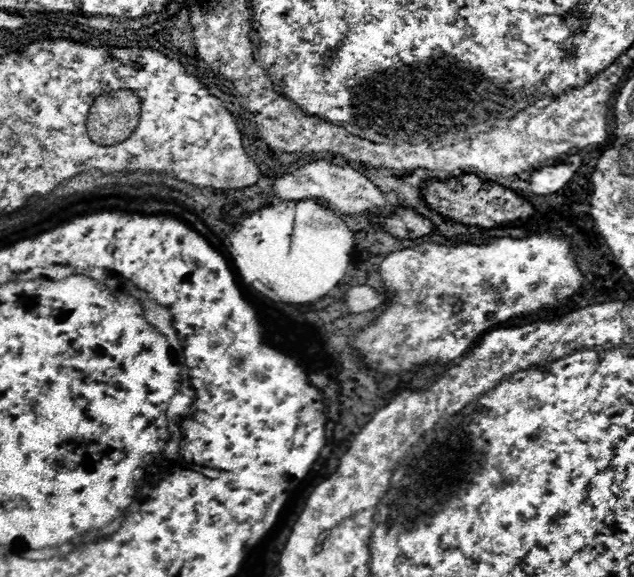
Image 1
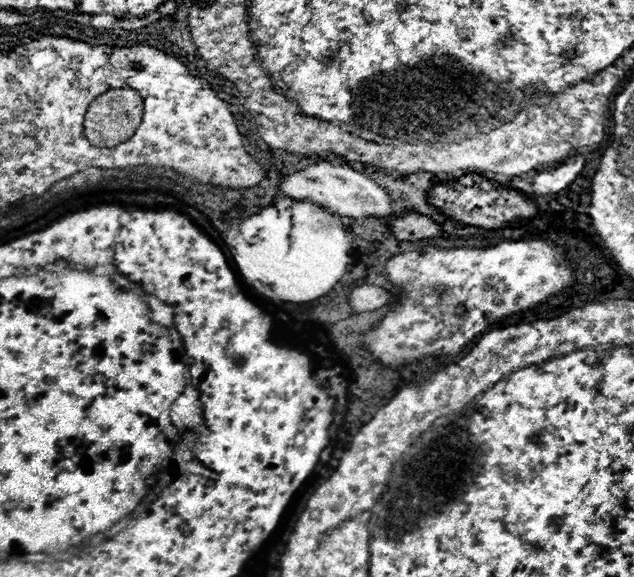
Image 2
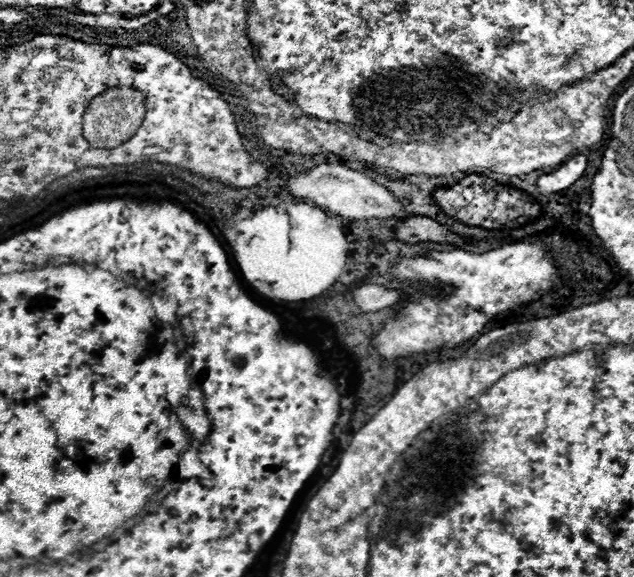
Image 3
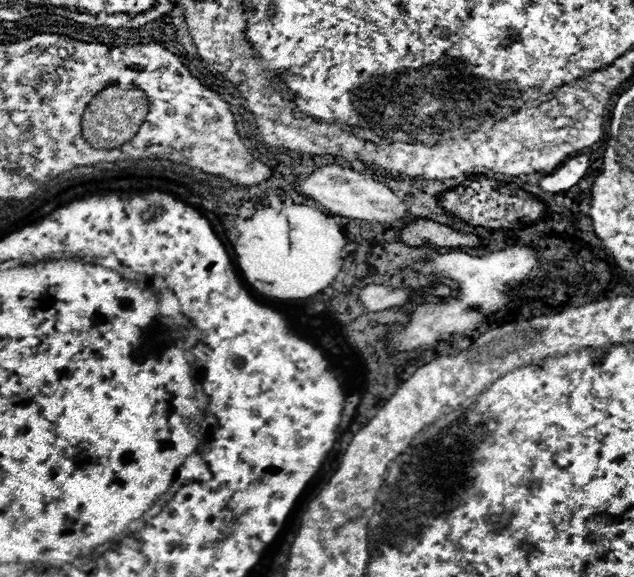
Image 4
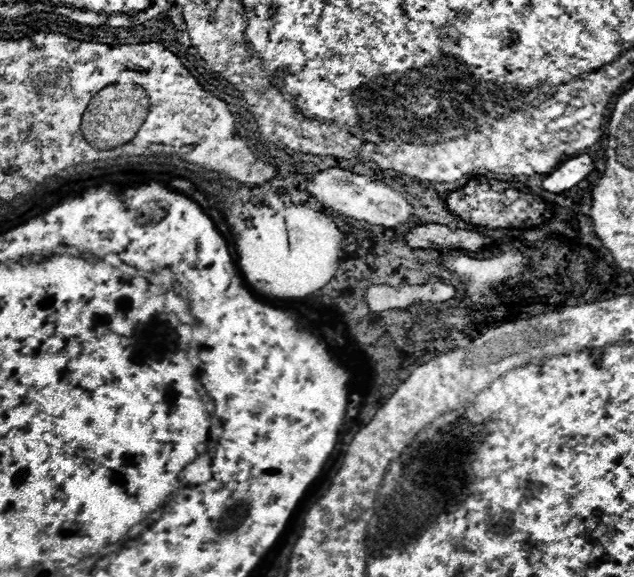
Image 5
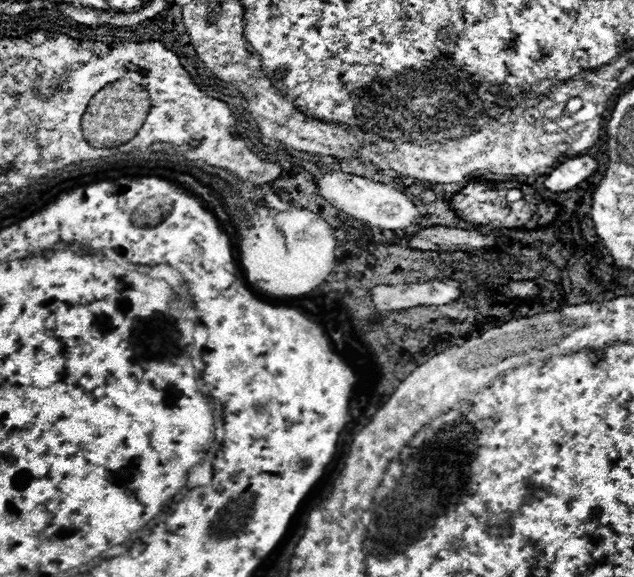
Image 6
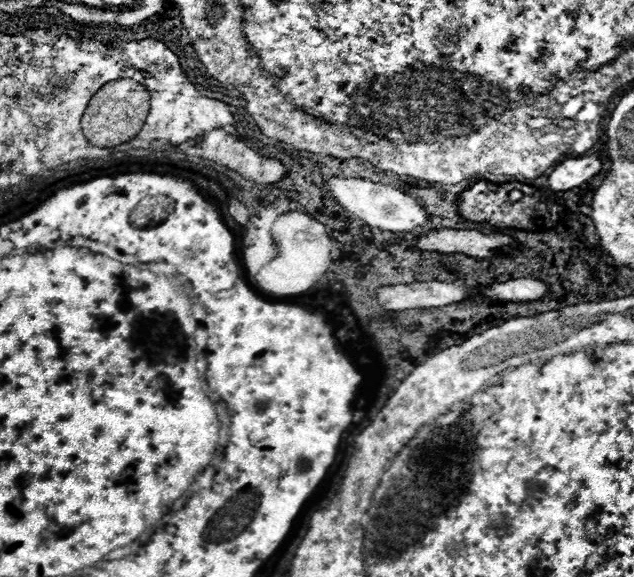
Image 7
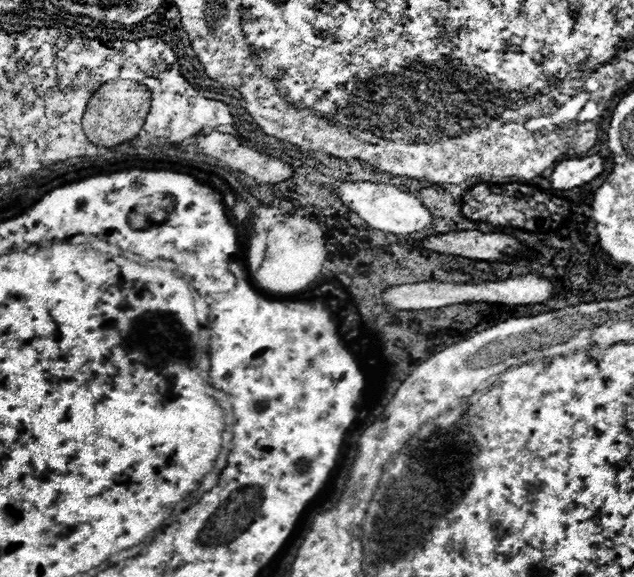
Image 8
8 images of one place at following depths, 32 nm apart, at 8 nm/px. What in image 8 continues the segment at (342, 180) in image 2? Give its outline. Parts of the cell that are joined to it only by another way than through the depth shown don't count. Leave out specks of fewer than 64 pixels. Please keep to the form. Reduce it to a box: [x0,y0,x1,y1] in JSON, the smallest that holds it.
[336,182,432,236]

